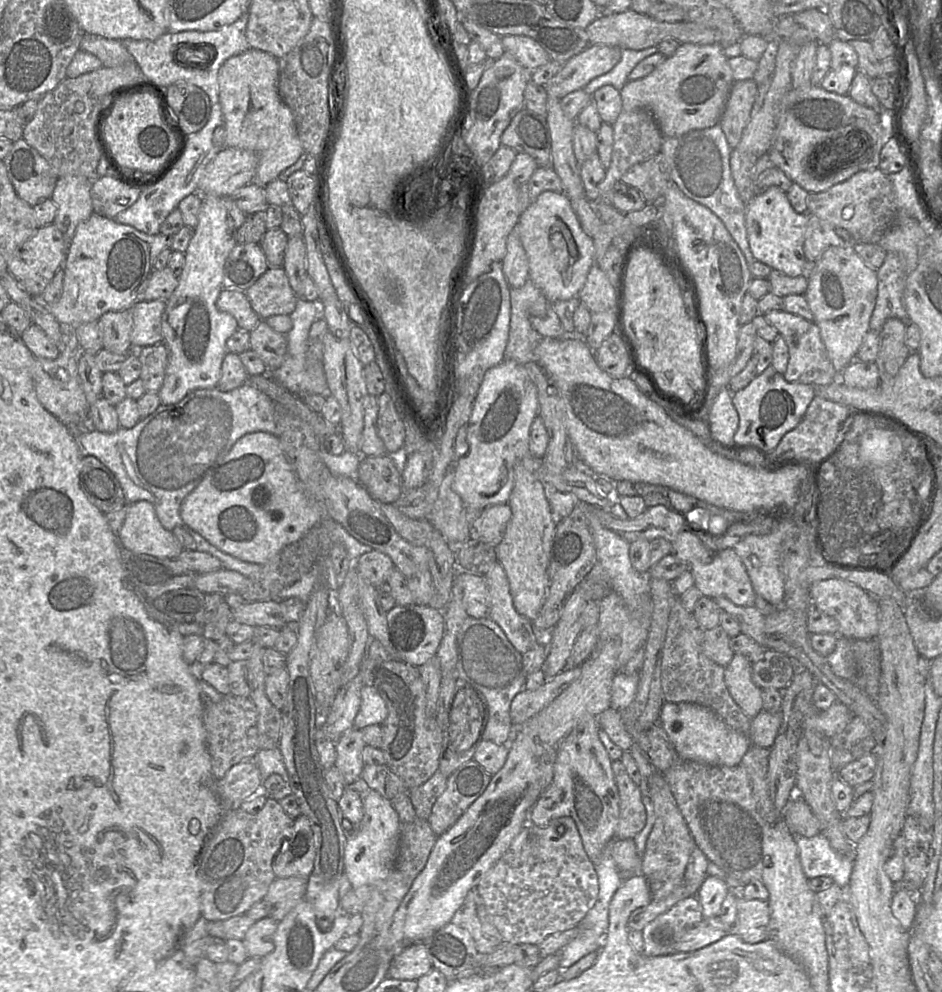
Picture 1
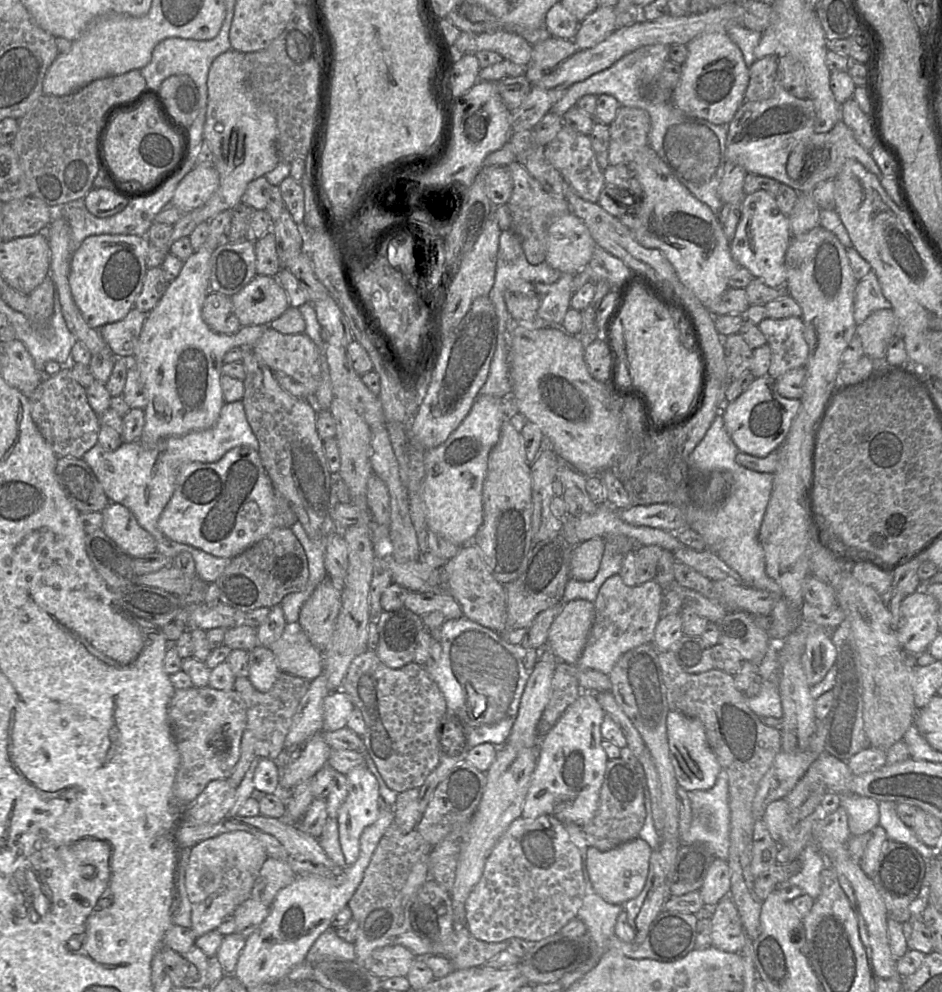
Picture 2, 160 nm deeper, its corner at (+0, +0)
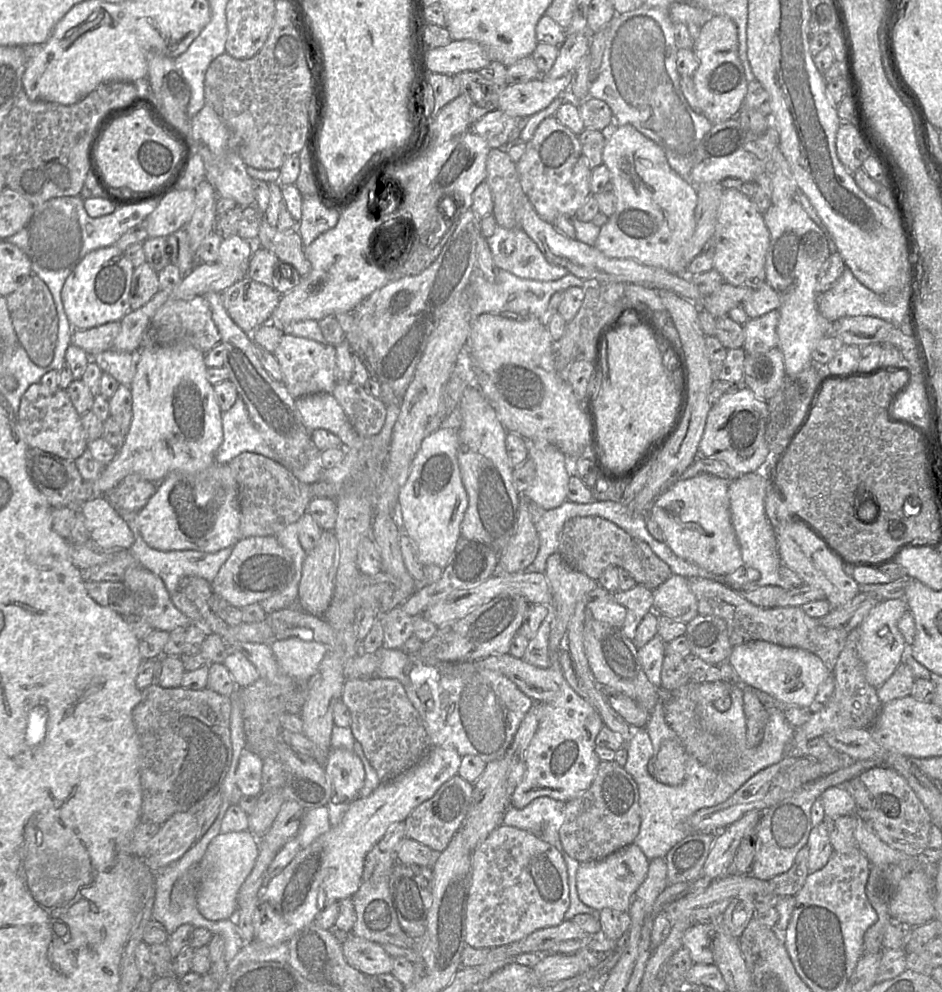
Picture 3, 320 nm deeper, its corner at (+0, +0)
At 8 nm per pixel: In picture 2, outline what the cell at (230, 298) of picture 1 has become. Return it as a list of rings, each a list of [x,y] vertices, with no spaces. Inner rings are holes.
[[[209,292],[202,306],[202,318],[211,330],[219,334],[234,334],[242,327],[236,317],[231,298],[219,292]]]

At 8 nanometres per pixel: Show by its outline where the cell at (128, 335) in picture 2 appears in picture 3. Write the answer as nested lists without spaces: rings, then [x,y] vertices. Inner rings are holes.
[[[115,321],[85,330],[77,329],[72,333],[71,344],[81,348],[92,358],[100,352],[112,349],[120,328],[120,321]]]

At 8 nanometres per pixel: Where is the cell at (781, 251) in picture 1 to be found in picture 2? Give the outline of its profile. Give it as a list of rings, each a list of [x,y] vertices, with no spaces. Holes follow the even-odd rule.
[[[764,190],[745,194],[741,201],[741,215],[730,242],[730,252],[739,267],[746,268],[754,278],[761,279],[769,287],[786,285],[787,275],[784,265],[785,255],[792,238],[788,216],[779,209],[775,197]]]

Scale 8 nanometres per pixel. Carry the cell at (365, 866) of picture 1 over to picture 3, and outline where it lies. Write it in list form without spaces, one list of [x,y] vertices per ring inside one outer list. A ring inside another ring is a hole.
[[[331,748],[325,763],[331,796],[327,803],[331,826],[339,824],[352,802],[360,798],[365,769],[352,750]]]

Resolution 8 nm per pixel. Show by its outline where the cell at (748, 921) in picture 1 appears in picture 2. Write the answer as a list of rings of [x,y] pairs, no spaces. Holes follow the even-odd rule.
[[[725,897],[711,911],[710,945],[726,952],[740,952],[749,938],[732,897]]]

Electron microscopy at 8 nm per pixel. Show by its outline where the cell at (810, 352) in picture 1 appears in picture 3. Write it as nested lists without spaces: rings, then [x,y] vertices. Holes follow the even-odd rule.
[[[778,310],[754,319],[749,319],[743,326],[745,341],[743,349],[746,354],[761,354],[777,348],[777,325],[779,322]]]

